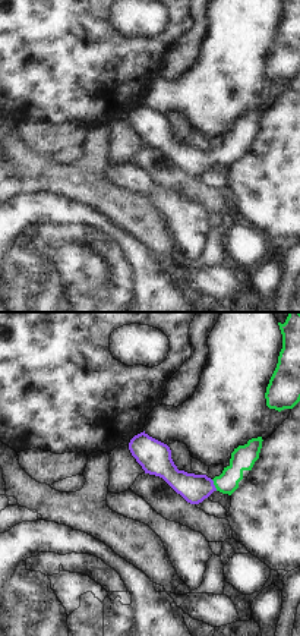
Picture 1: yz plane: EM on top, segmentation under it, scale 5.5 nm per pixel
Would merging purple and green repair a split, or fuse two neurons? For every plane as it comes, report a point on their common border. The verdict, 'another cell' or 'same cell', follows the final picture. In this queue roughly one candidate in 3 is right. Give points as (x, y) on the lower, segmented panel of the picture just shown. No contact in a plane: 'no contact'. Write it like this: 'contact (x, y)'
contact (214, 485)

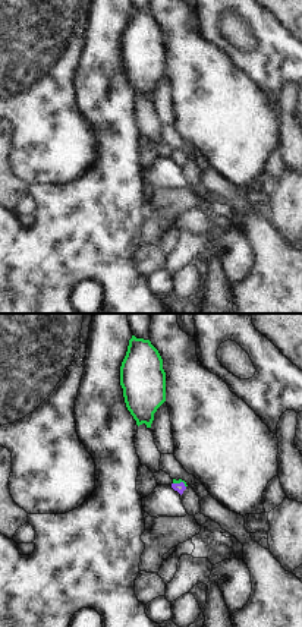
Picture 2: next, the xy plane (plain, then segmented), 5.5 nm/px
contact (181, 482)

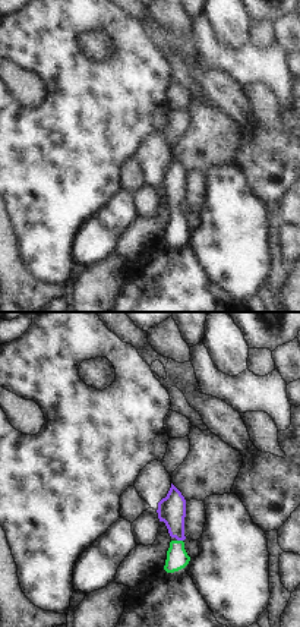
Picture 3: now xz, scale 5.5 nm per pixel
contact (180, 539)

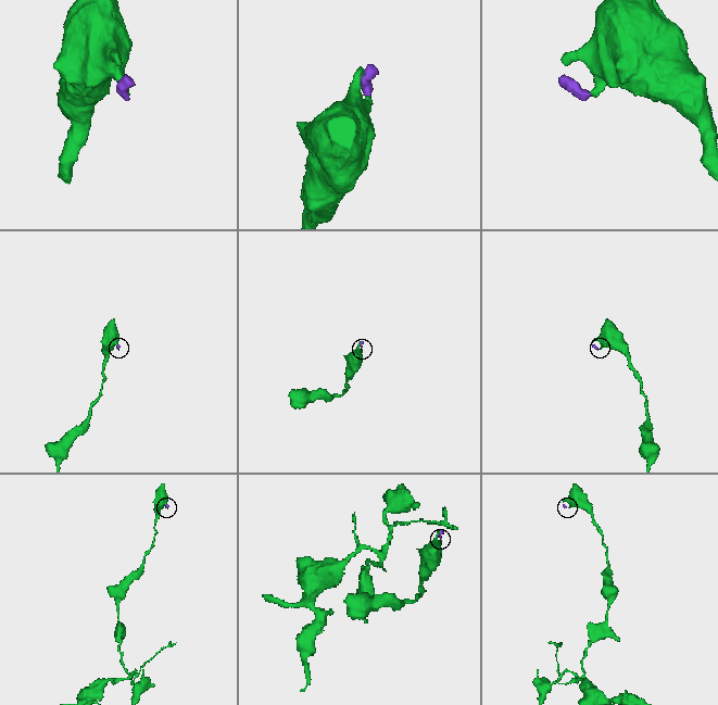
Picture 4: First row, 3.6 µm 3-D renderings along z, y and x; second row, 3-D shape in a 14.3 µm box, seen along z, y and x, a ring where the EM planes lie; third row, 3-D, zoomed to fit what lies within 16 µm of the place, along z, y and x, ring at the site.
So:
same cell

